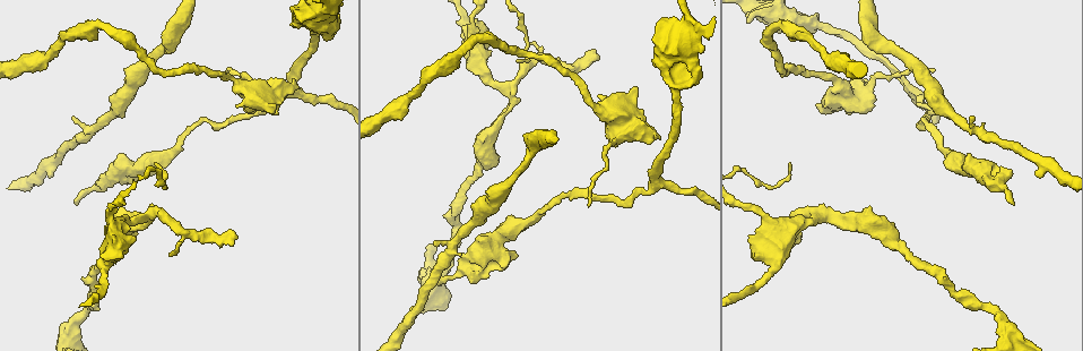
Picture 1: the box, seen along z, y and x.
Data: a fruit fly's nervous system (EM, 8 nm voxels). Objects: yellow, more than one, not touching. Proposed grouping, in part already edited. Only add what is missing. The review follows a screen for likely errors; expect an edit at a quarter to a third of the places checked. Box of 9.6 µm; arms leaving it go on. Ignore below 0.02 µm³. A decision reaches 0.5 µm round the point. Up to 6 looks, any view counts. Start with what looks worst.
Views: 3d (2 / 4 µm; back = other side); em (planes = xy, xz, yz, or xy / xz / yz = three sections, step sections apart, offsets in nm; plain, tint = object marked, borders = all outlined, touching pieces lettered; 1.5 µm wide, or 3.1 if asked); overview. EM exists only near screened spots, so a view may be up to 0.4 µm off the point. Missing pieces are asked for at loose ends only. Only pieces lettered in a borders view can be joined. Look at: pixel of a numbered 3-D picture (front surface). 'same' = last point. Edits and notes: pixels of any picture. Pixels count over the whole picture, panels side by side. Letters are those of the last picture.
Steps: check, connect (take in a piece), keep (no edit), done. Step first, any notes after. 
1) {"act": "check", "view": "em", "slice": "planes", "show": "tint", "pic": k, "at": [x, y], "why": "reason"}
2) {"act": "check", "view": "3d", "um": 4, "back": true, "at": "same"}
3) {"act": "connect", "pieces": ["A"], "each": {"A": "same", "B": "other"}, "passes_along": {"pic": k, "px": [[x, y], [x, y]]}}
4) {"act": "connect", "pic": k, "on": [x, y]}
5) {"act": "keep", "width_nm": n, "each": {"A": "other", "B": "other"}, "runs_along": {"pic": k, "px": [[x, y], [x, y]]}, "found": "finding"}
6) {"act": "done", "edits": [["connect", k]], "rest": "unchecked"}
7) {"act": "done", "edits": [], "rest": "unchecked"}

{"act": "check", "view": "3d", "um": 4, "pic": 1, "at": [301, 22], "why": "branch stops here"}

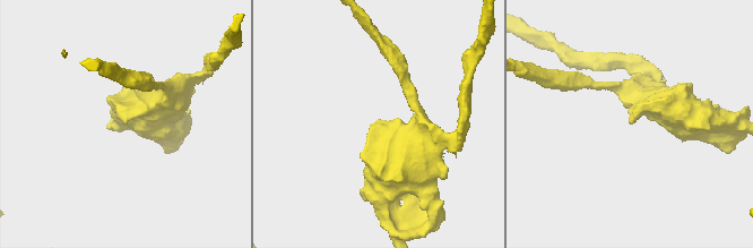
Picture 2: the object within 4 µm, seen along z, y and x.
{"act": "check", "view": "em", "slice": "xz", "step": 8, "show": "borders", "pic": 2, "at": [631, 122], "why": "need the tissue"}

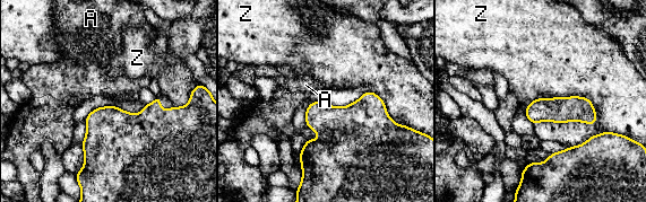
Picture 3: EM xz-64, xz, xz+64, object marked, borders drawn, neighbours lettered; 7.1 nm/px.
{"act": "keep", "longest_contact_nm": ["Z", 460], "each": {"A": "other", "Z": "other"}, "found": "no lettered piece goes on from it"}

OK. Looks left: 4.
{"act": "check", "view": "em", "slice": "planes", "show": "borders", "pic": 1, "at": [588, 206], "why": "free end"}

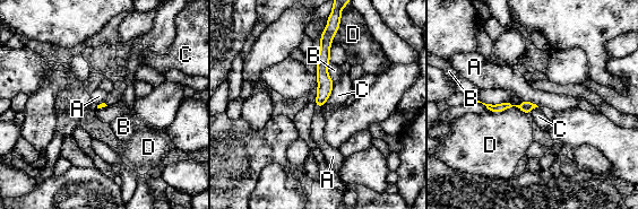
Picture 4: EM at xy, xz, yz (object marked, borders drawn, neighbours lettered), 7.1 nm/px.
{"act": "keep", "each": {"A": "other", "B": "other", "C": "other", "D": "other"}, "runs_along": {"pic": 4, "px": [[324, 37], [322, 96], [319, 104]]}, "found": "none of them fits"}

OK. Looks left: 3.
{"act": "check", "view": "3d", "um": 2, "pic": 1, "at": [433, 242], "why": "an open end"}

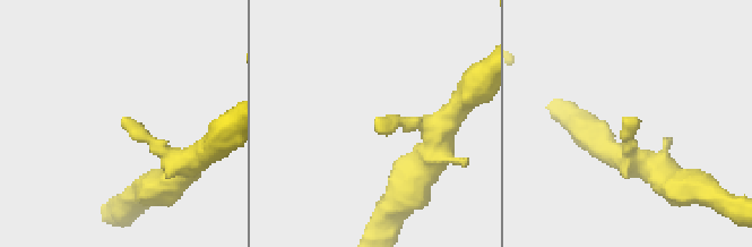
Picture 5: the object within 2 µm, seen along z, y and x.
{"act": "check", "view": "em", "slice": "yz", "step": 4, "show": "borders", "pic": 5, "at": [377, 128]}

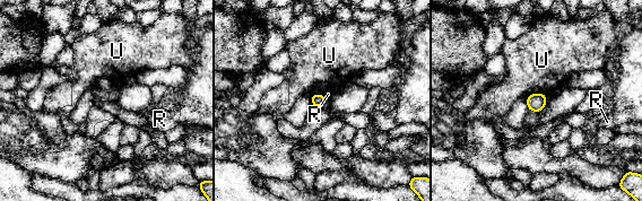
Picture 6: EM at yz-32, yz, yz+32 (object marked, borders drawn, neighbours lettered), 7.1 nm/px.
{"act": "check", "view": "em", "slice": "planes", "show": "borders", "at": "same", "why": "another direction"}

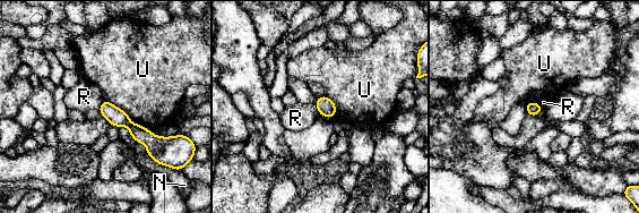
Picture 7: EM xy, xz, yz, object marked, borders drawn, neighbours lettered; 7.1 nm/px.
{"act": "keep", "each": {"N": "other", "R": "other", "U": "other"}, "found": "no lettered piece goes on from it"}

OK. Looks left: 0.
{"act": "done", "edits": [], "rest": "unchecked"}

